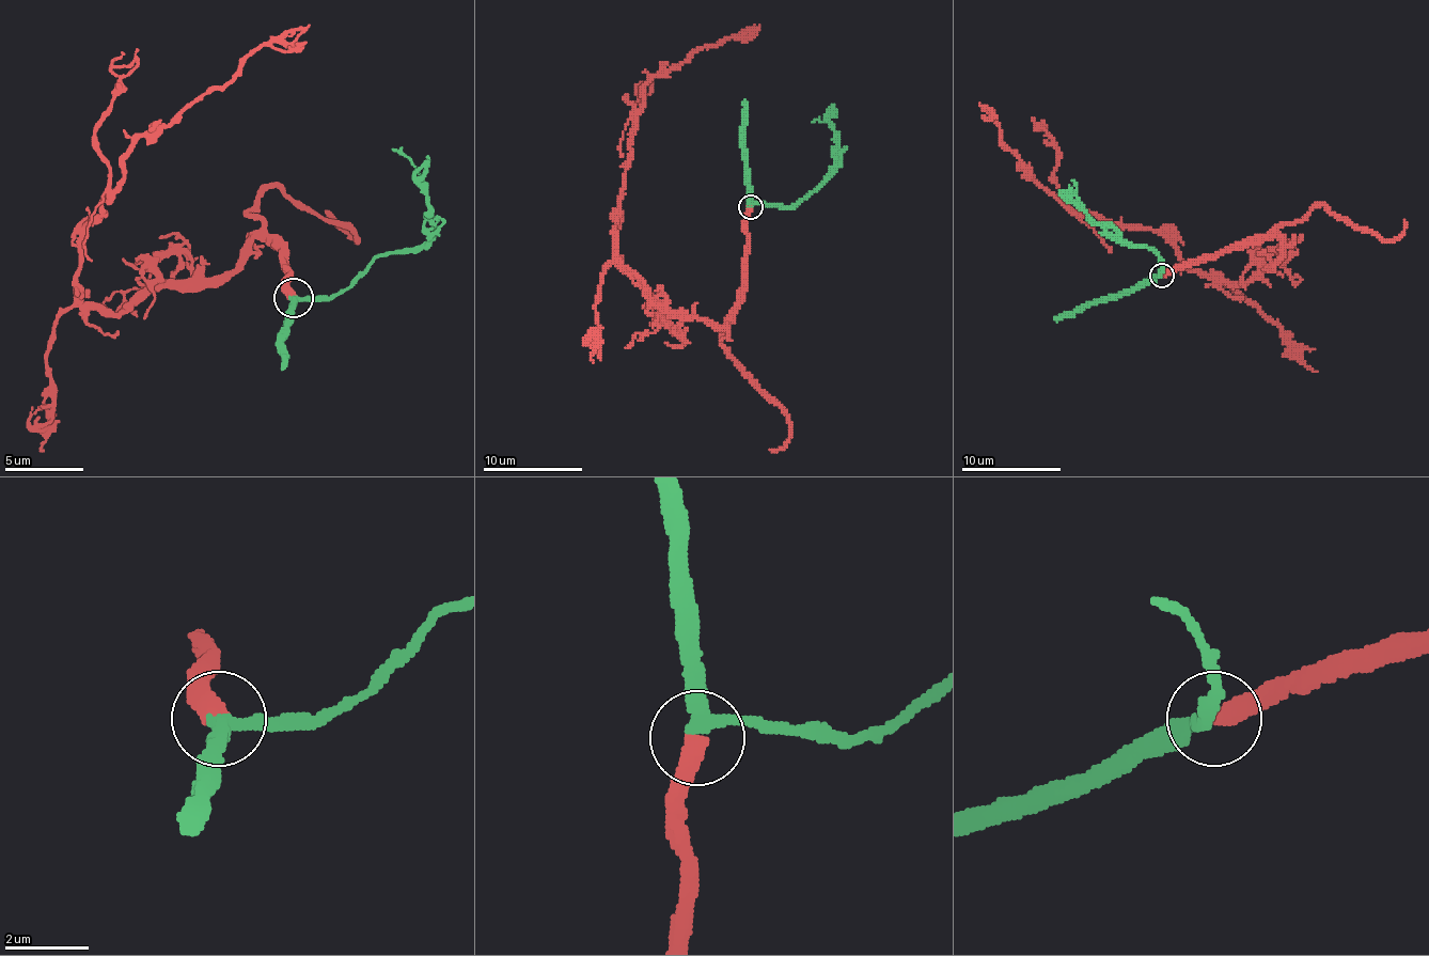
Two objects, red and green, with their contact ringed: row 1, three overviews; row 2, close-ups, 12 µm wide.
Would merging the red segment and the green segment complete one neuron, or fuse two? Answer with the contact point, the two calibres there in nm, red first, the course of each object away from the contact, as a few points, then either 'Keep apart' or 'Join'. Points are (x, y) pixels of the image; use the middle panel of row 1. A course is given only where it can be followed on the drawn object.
Place: (750, 206). Thickness 440 nm (red) against 320 nm. Course of red: (750, 206), (744, 288), (722, 325), (673, 318), (615, 253), (617, 206), (643, 90), (694, 52), (759, 25). Course of green: (750, 206), (795, 206), (834, 167), (834, 126), (829, 122), (812, 122). Join

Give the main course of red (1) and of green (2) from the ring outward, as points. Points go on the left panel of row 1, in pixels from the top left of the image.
1: (292, 296), (256, 237), (229, 272), (118, 312), (78, 300), (122, 158), (308, 24)
2: (292, 296), (335, 296), (379, 256), (426, 240), (423, 224), (430, 217), (426, 182), (419, 170), (391, 150)

